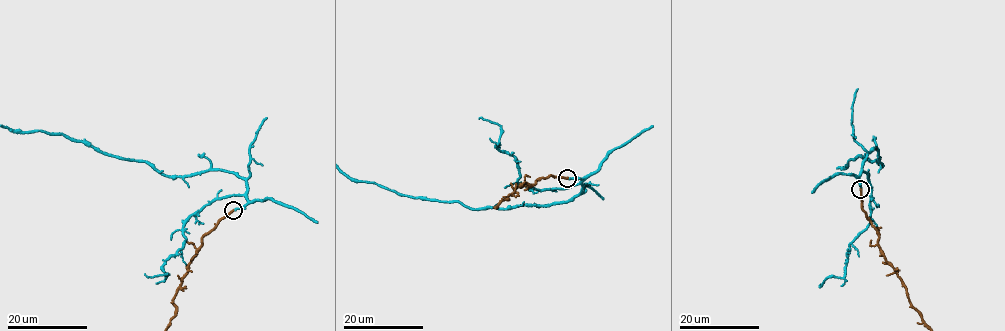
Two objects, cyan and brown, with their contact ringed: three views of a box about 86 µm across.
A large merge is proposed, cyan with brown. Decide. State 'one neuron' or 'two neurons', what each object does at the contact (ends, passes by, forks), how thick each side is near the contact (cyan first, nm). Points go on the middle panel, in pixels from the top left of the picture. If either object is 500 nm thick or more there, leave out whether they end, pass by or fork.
one neuron; cyan ends; brown ends; calibres 260 and 320 nm

